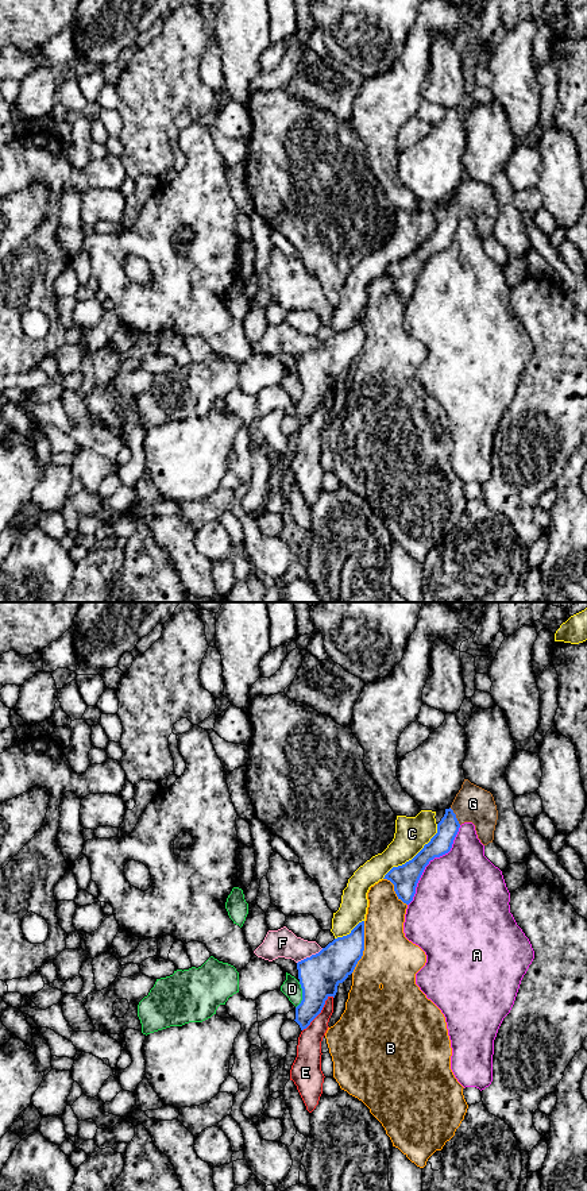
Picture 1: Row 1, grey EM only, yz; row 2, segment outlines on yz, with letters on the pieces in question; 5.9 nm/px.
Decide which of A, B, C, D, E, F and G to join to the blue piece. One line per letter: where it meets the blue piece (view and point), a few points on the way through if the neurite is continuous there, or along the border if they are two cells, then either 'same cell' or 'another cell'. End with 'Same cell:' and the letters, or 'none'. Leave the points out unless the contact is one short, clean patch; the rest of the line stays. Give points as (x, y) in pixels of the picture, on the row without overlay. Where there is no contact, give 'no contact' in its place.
A: contact yz (429, 255); another cell
B: contact yz (363, 342); another cell
C: contact yz (414, 251); another cell
D: contact yz (302, 390); border yz (300, 377), (301, 397), (296, 403); another cell
E: contact yz (320, 407); another cell
F: contact yz (311, 351); border yz (323, 343), (297, 358); another cell
G: contact yz (455, 211); way yz (441, 238), (455, 211), (472, 199); same cell
Same cell: G

